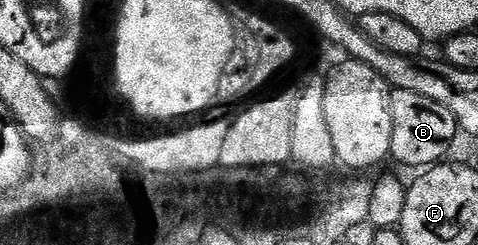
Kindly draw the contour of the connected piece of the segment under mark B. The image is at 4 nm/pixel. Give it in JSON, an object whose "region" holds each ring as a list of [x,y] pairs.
{"region":[[[393,90],[390,93],[392,106],[392,146],[390,156],[398,164],[406,168],[425,170],[447,159],[446,151],[460,136],[458,119],[448,106],[440,106],[440,102],[432,102],[432,98],[423,98],[409,90]]]}

